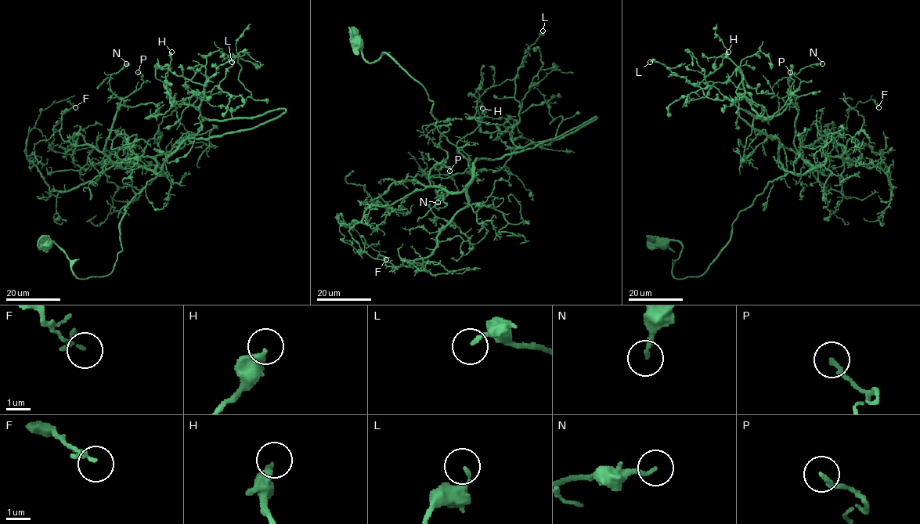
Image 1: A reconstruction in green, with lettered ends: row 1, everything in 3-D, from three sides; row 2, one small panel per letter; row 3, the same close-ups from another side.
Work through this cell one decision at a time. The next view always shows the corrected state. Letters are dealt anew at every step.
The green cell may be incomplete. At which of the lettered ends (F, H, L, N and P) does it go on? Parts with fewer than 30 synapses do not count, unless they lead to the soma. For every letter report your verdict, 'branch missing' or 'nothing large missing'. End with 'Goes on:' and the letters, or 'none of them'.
F: nothing large missing
H: nothing large missing
L: nothing large missing
N: nothing large missing
P: nothing large missing
Goes on: none of them

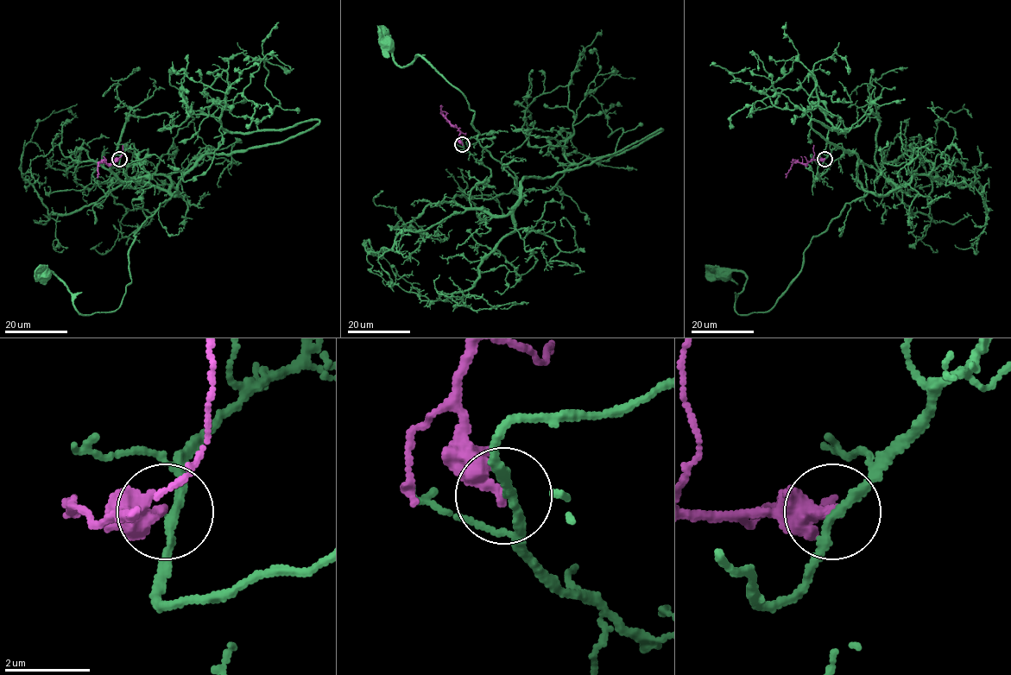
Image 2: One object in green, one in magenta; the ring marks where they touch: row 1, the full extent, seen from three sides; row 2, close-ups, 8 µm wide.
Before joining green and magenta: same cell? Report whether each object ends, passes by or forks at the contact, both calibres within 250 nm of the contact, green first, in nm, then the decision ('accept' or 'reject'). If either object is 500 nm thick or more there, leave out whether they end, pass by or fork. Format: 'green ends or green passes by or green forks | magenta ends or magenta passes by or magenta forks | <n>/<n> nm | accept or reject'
green passes by | magenta ends | 180/320 nm | reject

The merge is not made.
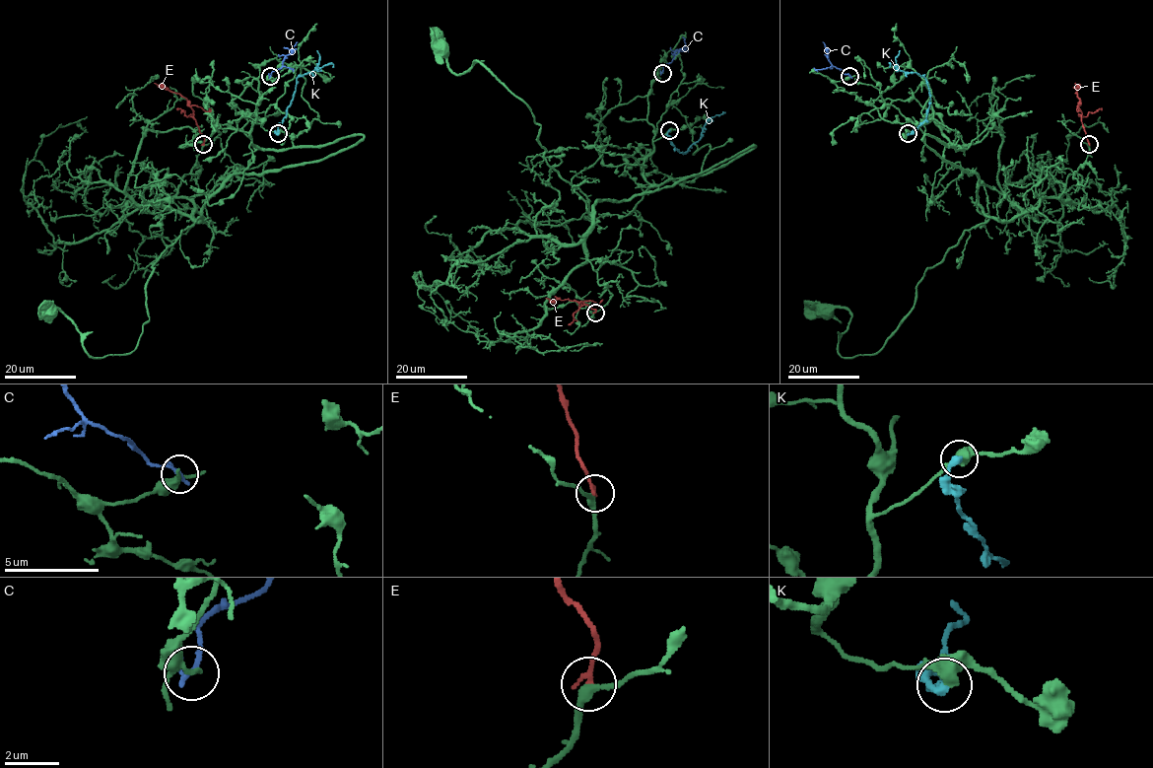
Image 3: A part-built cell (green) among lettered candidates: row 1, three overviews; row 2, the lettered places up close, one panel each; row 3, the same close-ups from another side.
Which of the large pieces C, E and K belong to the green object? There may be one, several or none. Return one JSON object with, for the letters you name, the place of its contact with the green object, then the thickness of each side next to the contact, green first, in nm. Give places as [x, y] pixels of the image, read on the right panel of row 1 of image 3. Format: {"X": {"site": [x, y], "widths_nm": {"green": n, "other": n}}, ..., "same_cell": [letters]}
{"E": {"site": [1089, 144], "widths_nm": {"green": 280, "other": 190}}, "same_cell": ["E"]}

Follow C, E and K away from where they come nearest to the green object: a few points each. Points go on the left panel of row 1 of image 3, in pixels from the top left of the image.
C: (270, 76), (280, 68), (298, 41)
E: (203, 144), (204, 136), (189, 103), (177, 93), (154, 83)
K: (278, 133), (299, 77), (329, 64), (333, 67)

